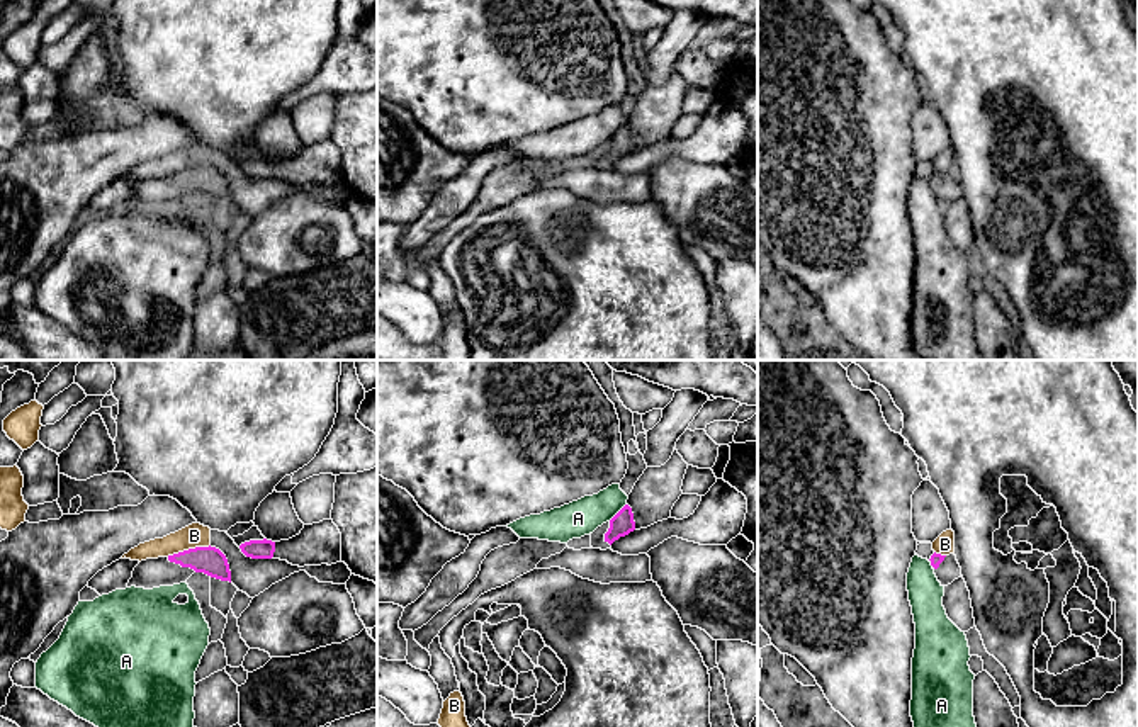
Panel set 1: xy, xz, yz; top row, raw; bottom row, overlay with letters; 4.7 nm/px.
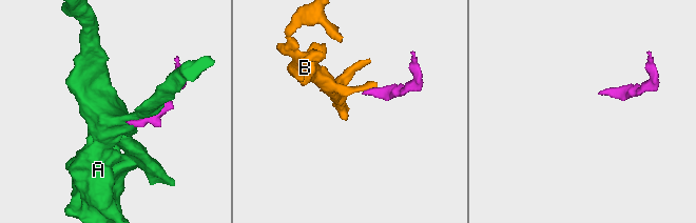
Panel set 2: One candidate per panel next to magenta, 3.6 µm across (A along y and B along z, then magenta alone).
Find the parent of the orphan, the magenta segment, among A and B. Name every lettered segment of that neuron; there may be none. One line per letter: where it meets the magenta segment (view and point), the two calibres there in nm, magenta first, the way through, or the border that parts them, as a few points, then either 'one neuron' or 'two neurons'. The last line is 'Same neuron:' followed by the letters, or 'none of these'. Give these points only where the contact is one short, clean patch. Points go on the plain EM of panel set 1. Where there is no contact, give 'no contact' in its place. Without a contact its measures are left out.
A: meets magenta in xz at (619, 131); 110 nm thick on the magenta side, 170 nm on the other; two neurons
B: meets magenta in xy at (189, 169); 140 nm thick on the magenta side, 110 nm on the other; border along xy (209, 163), (167, 175); two neurons
Same neuron: none of these

